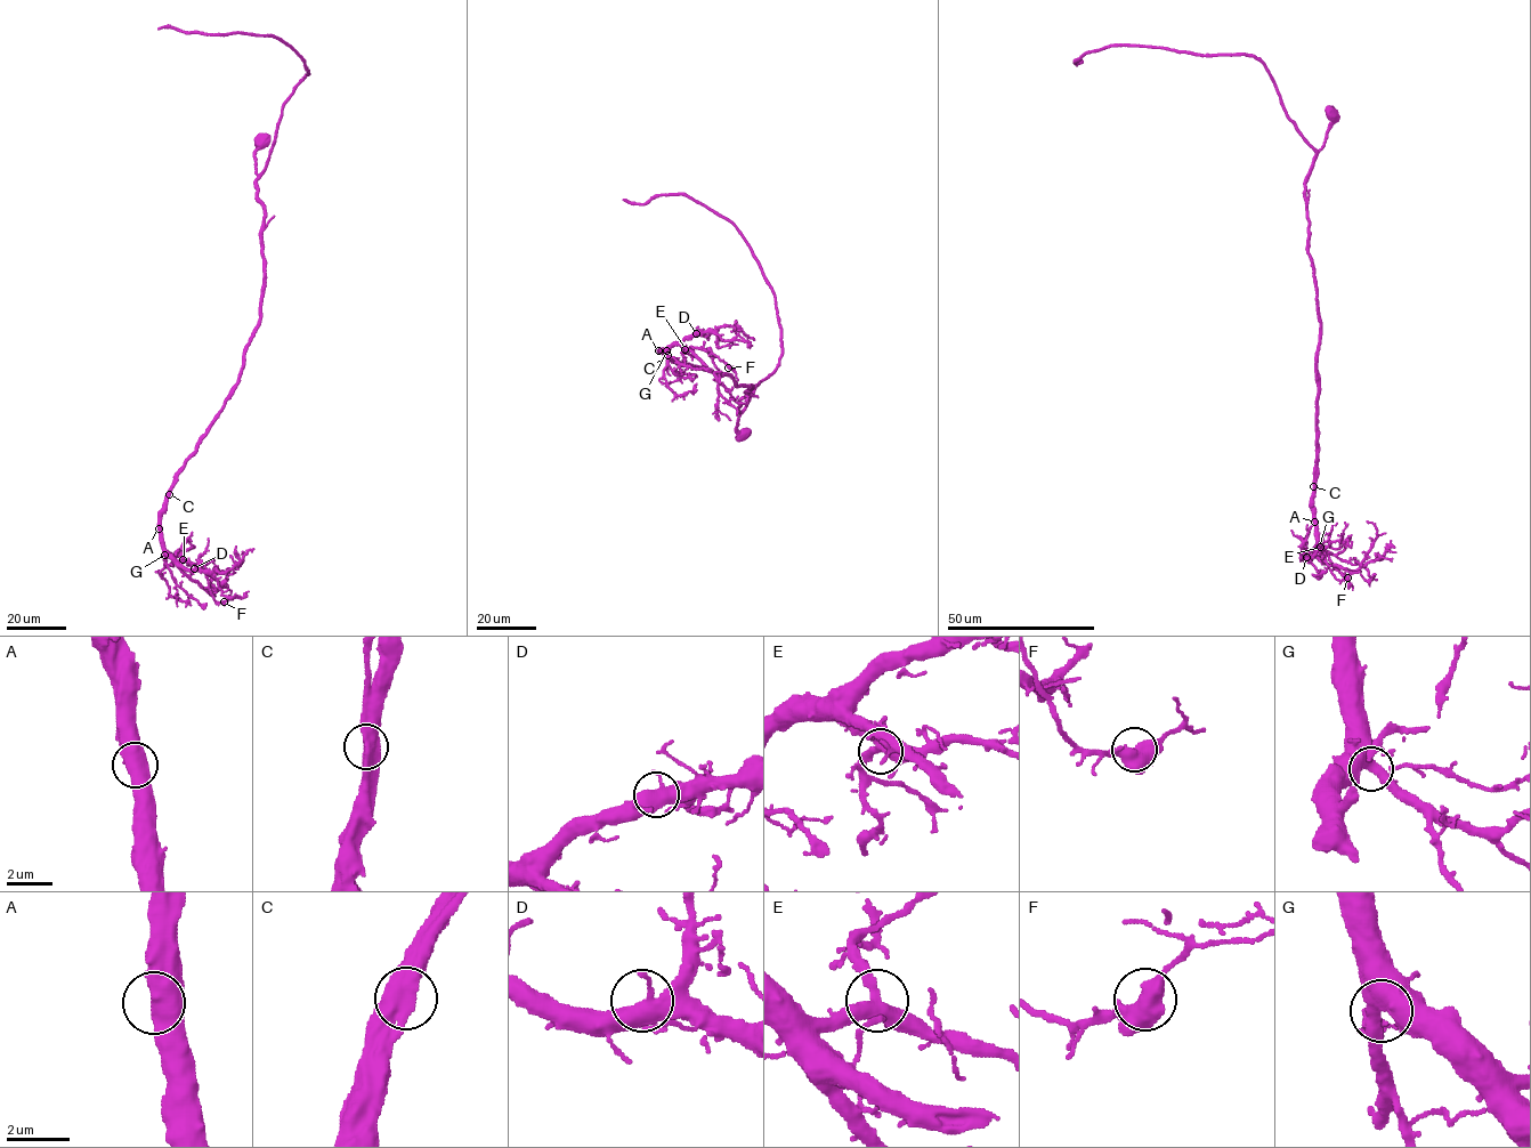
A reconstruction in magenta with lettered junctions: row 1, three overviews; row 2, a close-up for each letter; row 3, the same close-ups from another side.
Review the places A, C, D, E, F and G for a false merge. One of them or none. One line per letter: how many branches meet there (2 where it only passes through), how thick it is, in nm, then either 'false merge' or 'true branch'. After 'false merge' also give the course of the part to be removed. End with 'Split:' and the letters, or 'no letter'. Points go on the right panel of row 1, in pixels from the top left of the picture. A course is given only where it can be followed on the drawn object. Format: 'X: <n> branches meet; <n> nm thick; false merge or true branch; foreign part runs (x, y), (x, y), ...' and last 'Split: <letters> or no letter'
A: 2 branches meet; 600 nm thick; true branch
C: 2 branches meet; 600 nm thick; true branch
D: 3 branches meet; 440 nm thick; true branch
E: 3 branches meet; 380 nm thick; true branch
F: 3 branches meet; 480 nm thick; true branch
G: 2 branches meet; 600 nm thick; true branch
Split: no letter

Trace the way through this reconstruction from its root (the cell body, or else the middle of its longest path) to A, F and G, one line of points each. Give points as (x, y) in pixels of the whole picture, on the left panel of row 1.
A: (261, 142), (254, 153), (257, 201), (264, 212), (260, 324), (246, 347), (233, 394), (178, 474), (159, 528)
F: (261, 142), (260, 324), (161, 516), (162, 548), (196, 563), (224, 601)
G: (261, 142), (254, 153), (257, 201), (264, 212), (260, 324), (233, 394), (186, 461), (162, 509), (164, 555)

